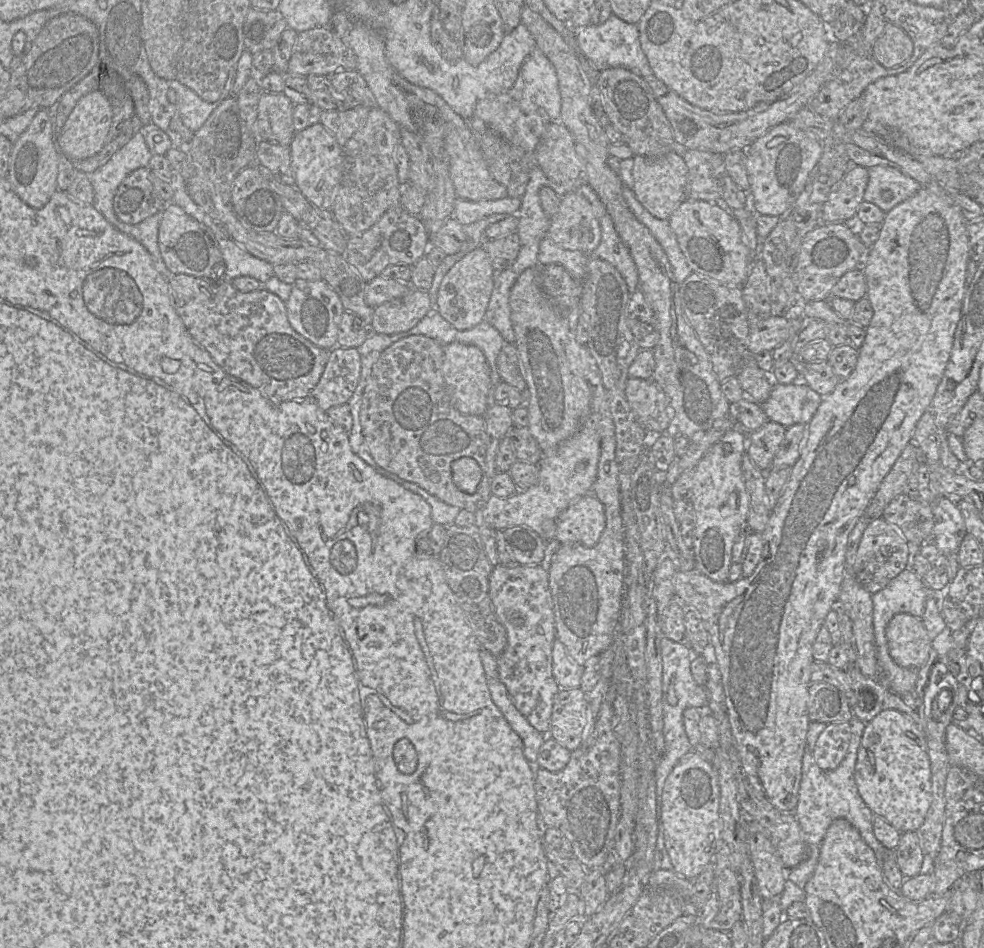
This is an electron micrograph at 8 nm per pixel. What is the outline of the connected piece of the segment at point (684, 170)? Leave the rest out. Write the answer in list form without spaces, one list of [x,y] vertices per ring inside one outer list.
[[[674,151],[660,157],[634,156],[632,169],[636,199],[654,217],[668,220],[678,205],[685,199],[688,168],[684,158]]]

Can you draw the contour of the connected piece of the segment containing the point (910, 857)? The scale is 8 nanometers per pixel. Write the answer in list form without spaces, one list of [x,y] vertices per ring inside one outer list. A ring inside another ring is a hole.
[[[917,831],[902,833],[899,845],[895,850],[897,865],[905,878],[922,873],[927,866]]]

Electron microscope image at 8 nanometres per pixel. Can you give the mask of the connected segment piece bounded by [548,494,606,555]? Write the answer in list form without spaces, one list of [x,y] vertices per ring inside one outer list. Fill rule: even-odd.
[[[593,494],[580,497],[556,519],[554,540],[549,543],[549,555],[559,544],[580,543],[594,547],[606,527],[603,504]]]

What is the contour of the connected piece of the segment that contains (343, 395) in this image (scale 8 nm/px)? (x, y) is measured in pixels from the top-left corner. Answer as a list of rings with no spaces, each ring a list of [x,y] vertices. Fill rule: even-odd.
[[[336,345],[329,351],[325,369],[310,397],[324,411],[347,404],[361,373],[361,358],[356,347]]]

